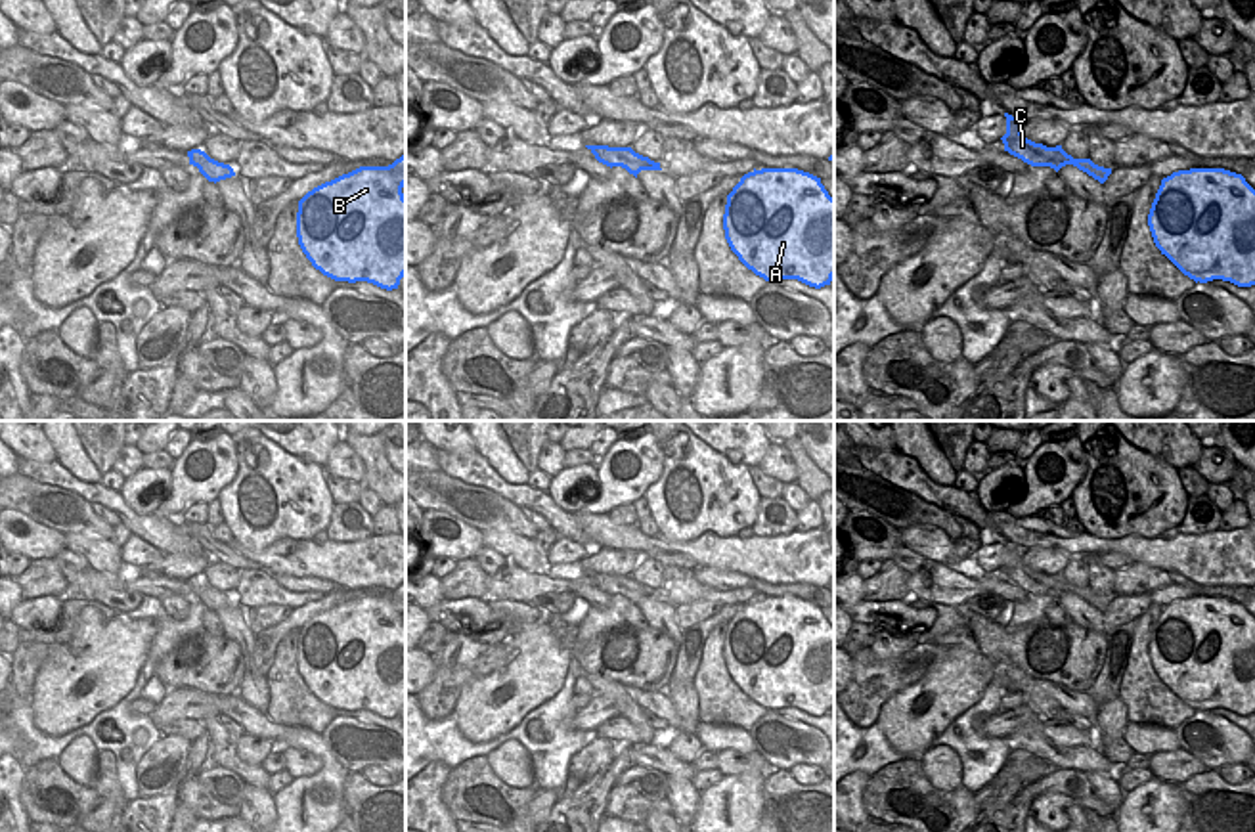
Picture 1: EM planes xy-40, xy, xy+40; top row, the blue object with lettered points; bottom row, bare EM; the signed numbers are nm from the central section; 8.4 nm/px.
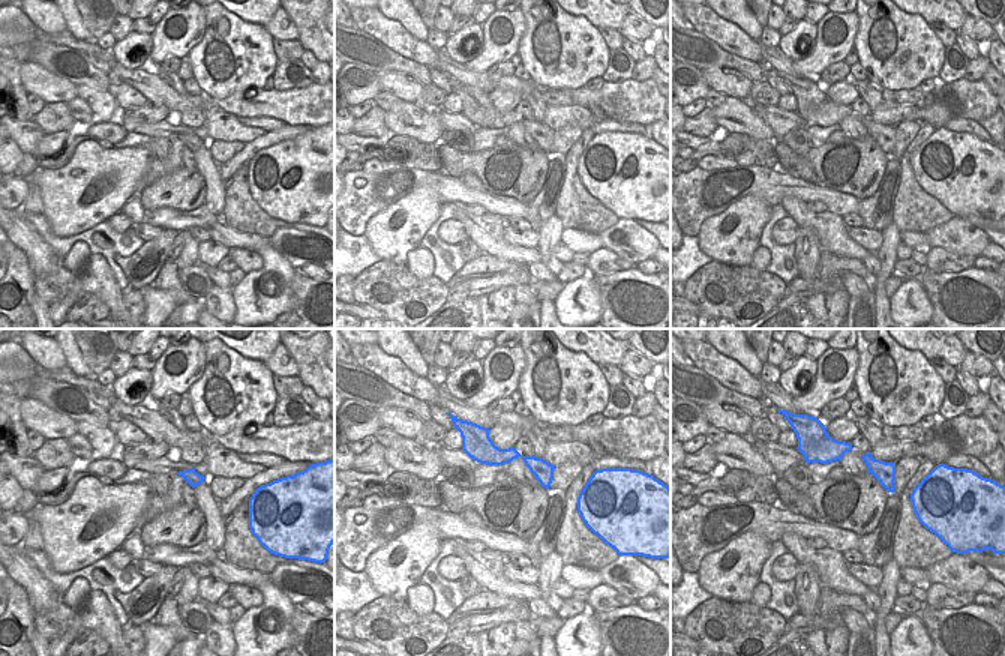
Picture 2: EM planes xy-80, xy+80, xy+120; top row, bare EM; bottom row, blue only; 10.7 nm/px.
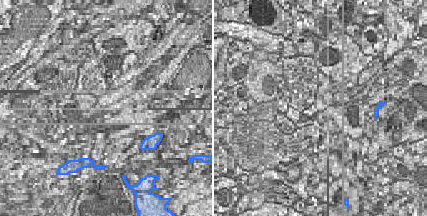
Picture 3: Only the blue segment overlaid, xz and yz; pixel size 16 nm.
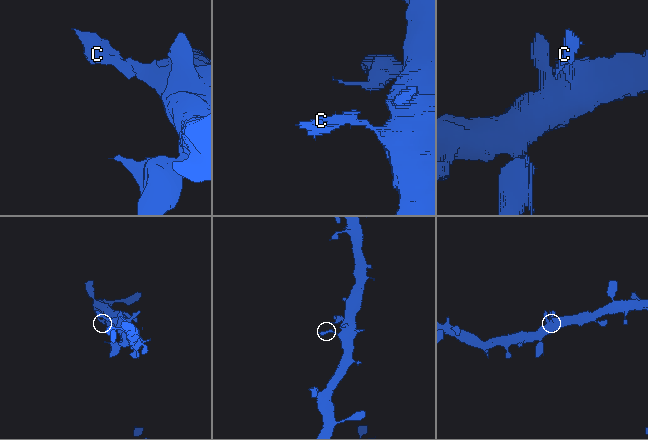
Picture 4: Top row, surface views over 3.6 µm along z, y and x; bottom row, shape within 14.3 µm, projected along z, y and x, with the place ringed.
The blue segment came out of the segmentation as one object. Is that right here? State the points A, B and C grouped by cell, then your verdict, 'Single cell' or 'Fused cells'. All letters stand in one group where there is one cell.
Groups: A B / C. Fused cells

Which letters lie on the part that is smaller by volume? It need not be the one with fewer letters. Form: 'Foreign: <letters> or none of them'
Foreign: C

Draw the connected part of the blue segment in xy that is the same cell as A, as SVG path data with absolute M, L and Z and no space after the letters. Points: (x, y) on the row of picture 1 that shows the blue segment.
M754 168L744 174L727 195L723 230L738 260L765 281L798 279L821 289L834 277L834 199L809 172Z

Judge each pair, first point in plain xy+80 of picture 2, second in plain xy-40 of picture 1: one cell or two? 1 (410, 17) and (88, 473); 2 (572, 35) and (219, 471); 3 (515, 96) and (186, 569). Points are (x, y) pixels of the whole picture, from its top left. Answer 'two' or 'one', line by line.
1: one
2: two
3: one

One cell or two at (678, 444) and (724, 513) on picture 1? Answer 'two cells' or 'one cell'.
one cell

